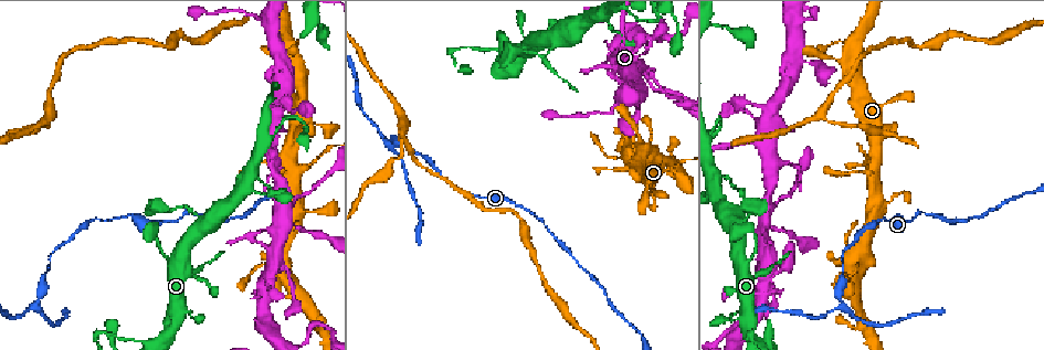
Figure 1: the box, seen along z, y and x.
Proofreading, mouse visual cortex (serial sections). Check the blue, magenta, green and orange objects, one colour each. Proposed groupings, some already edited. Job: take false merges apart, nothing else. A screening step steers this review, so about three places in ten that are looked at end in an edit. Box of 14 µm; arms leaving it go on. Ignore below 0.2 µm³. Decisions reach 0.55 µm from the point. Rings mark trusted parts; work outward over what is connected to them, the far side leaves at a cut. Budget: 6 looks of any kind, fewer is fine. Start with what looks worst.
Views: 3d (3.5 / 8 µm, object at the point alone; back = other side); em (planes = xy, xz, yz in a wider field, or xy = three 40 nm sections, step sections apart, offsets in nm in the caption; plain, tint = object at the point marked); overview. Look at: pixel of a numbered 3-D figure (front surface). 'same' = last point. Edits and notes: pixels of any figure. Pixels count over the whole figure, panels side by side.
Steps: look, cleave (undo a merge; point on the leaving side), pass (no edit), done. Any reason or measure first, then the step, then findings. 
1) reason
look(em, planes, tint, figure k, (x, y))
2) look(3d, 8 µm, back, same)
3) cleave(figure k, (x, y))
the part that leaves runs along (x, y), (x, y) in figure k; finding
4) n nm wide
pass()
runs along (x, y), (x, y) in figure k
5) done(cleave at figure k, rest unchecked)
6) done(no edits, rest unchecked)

a fork
look(3d, 8 µm, figure 1, (288, 206))

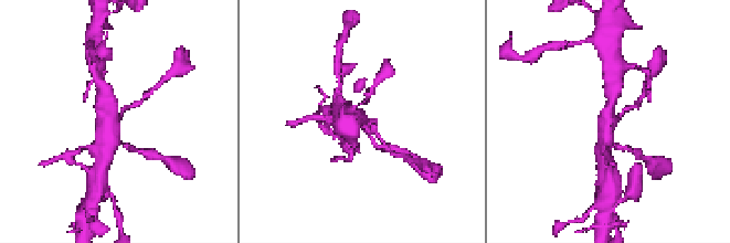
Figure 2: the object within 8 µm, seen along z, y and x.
closer look
look(3d, 3.5 µm, figure 2, (615, 118))

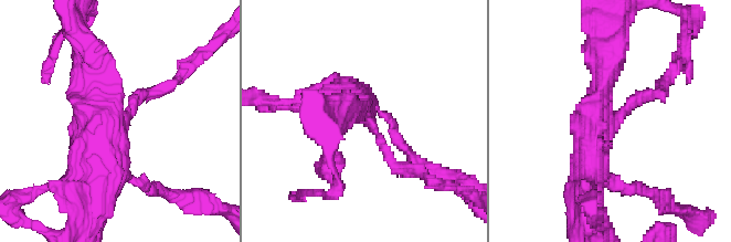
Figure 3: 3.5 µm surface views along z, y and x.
look(em, xy, step 5, tint, figure 3, (608, 121))

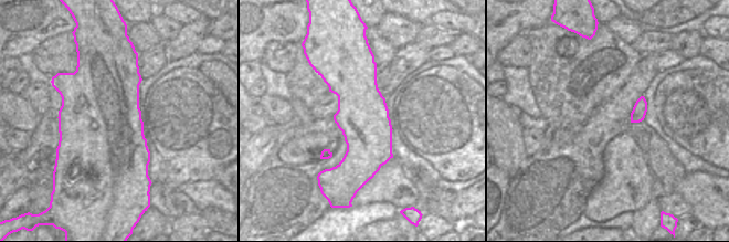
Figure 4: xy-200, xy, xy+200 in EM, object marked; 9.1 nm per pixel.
pass()
one cell here

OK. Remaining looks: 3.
sudden change in width
look(3d, 8 µm, figure 1, (385, 140))

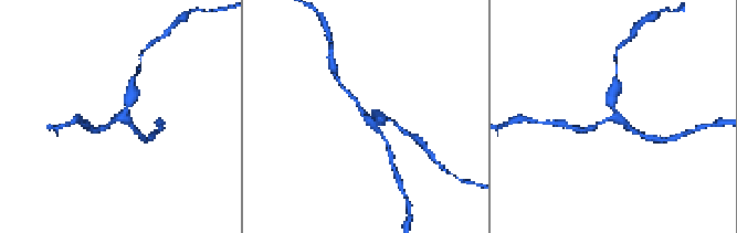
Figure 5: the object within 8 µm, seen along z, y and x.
closer look
look(3d, 3.5 µm, figure 5, (613, 119))

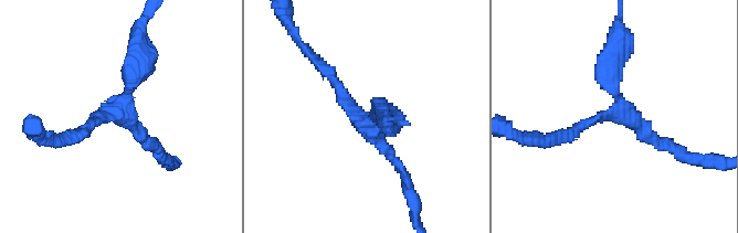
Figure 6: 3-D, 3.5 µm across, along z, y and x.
pass()
all the same cell

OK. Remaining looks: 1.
done(no edits, rest unchecked)

